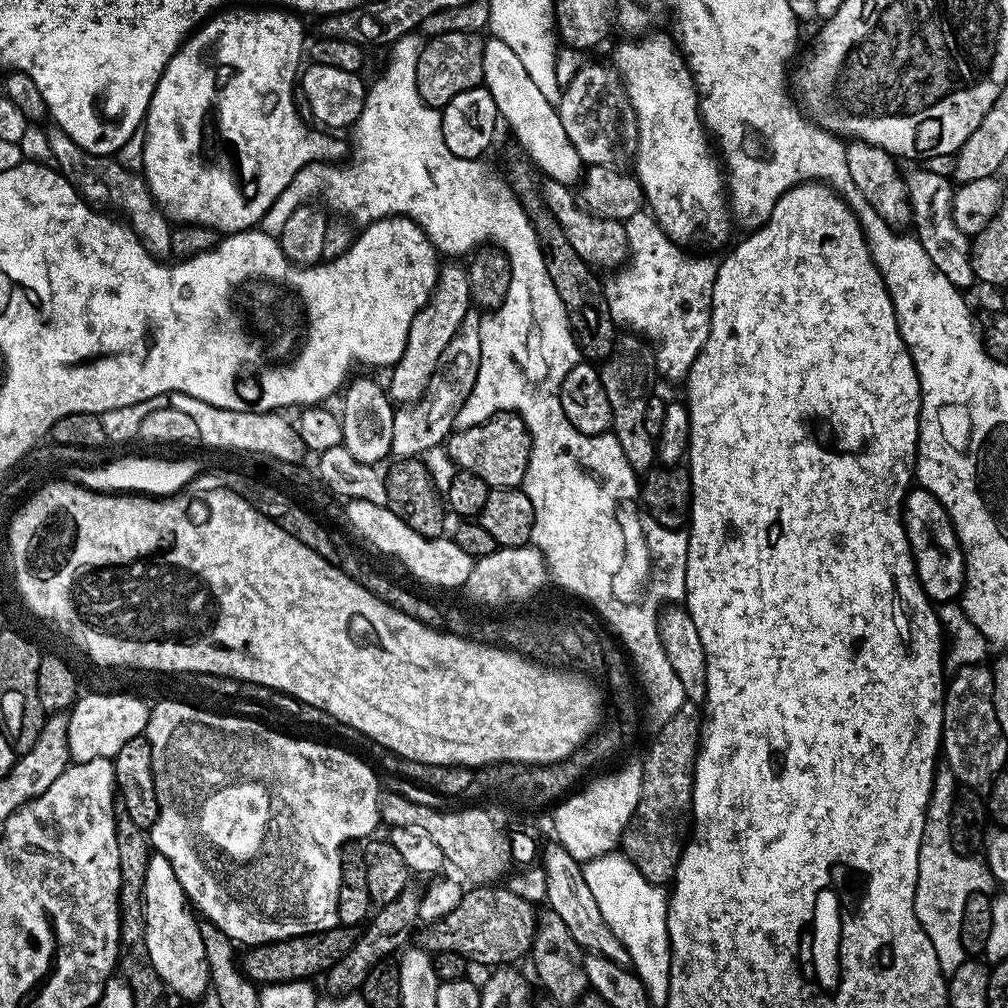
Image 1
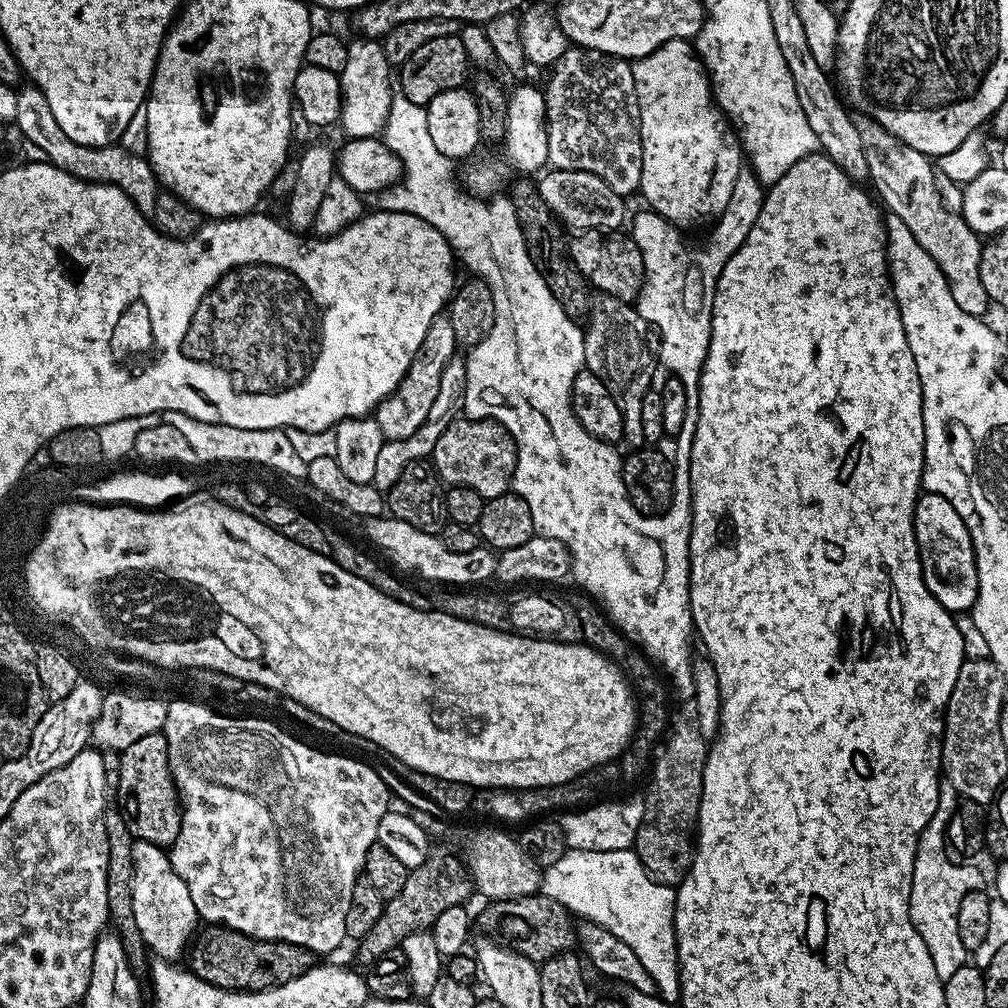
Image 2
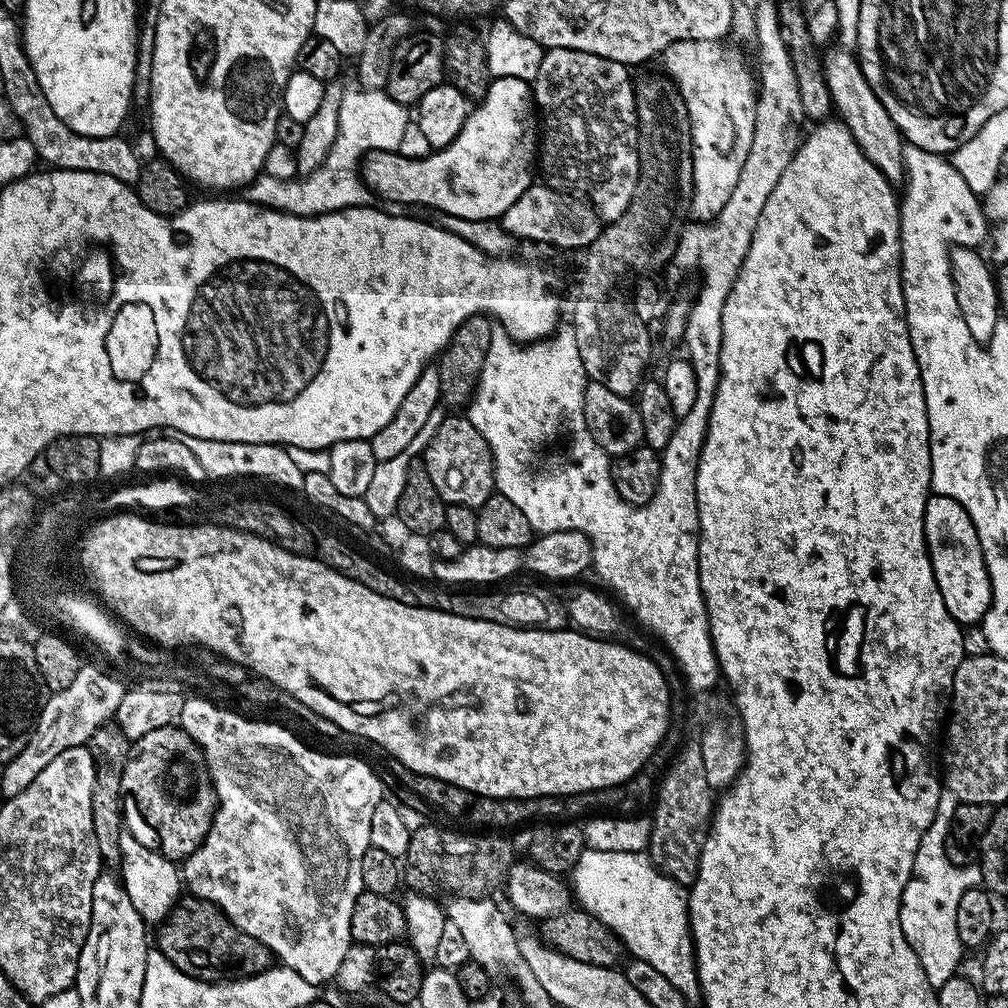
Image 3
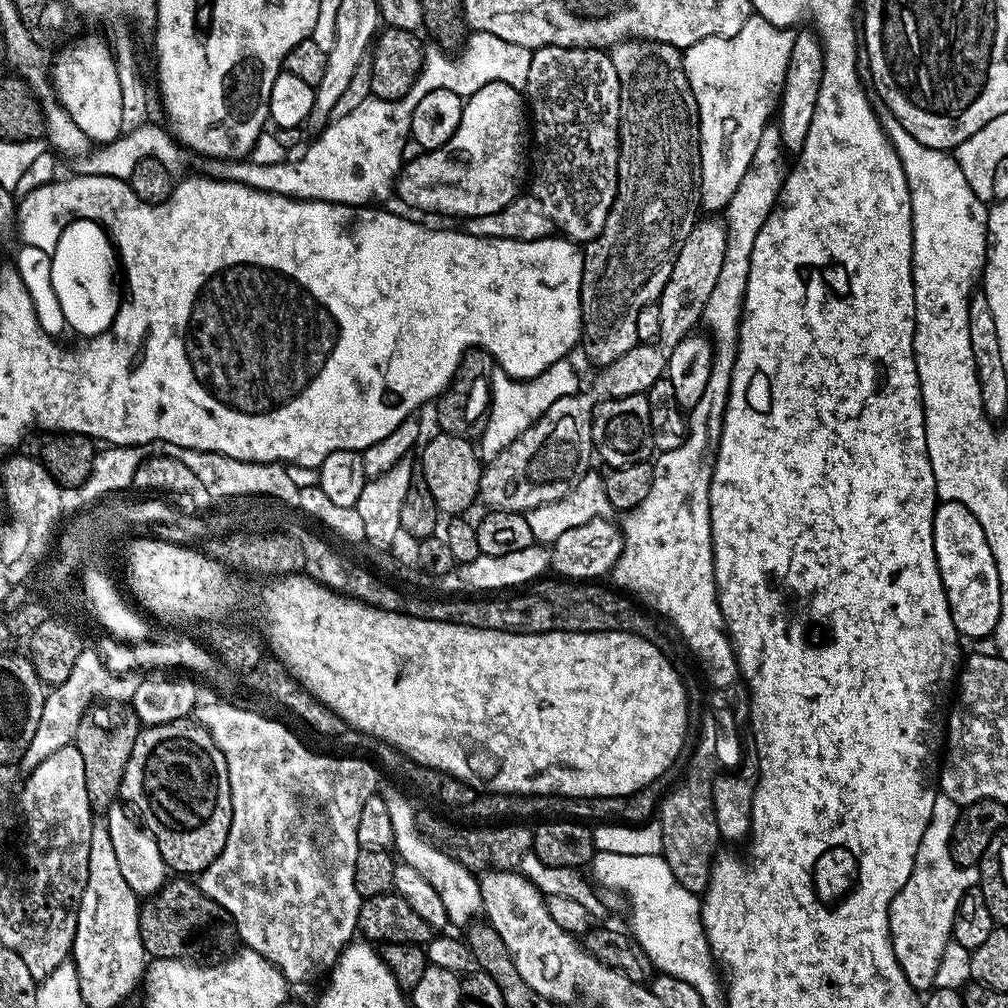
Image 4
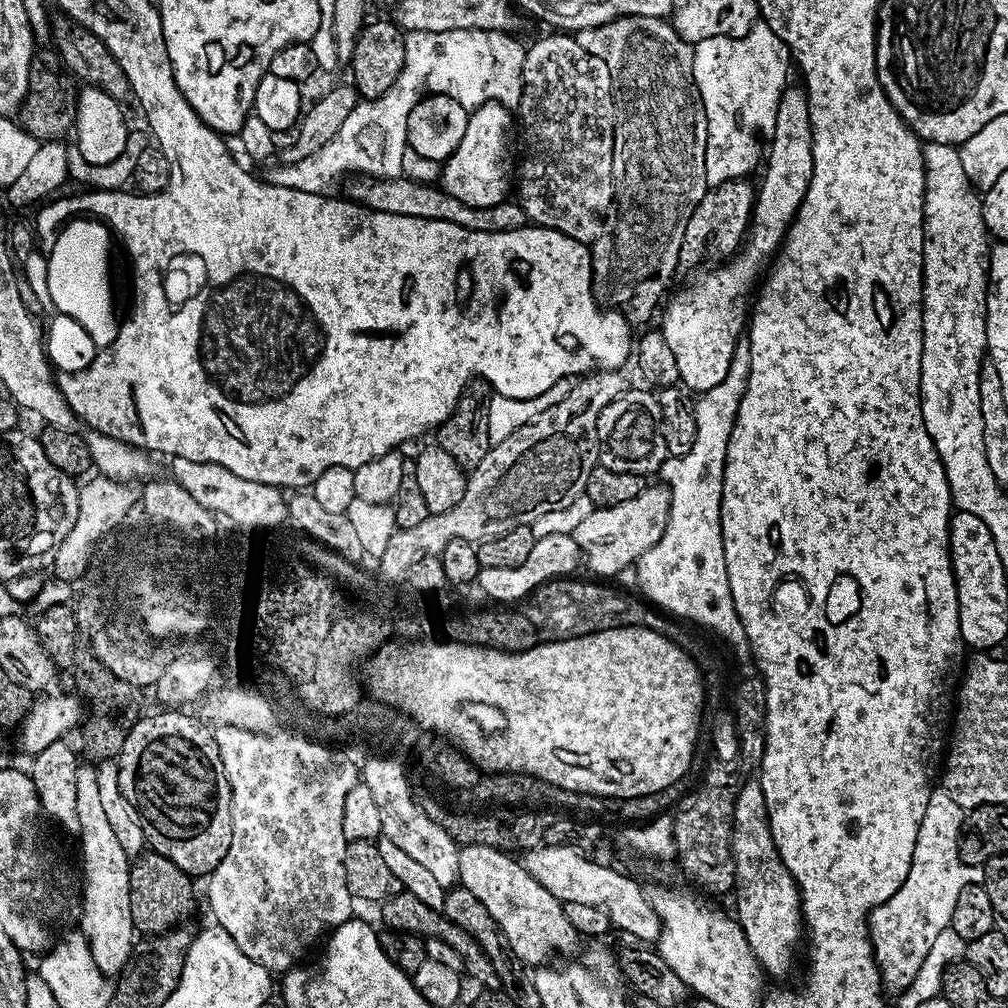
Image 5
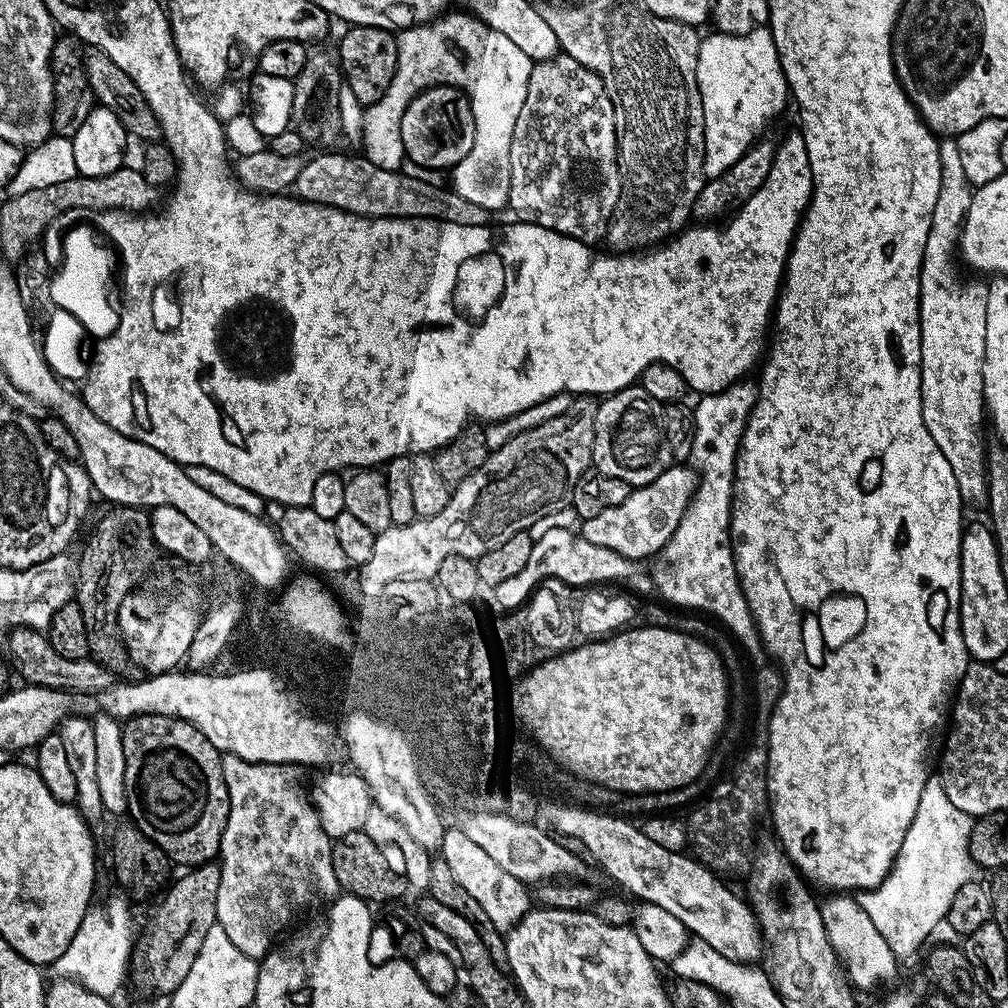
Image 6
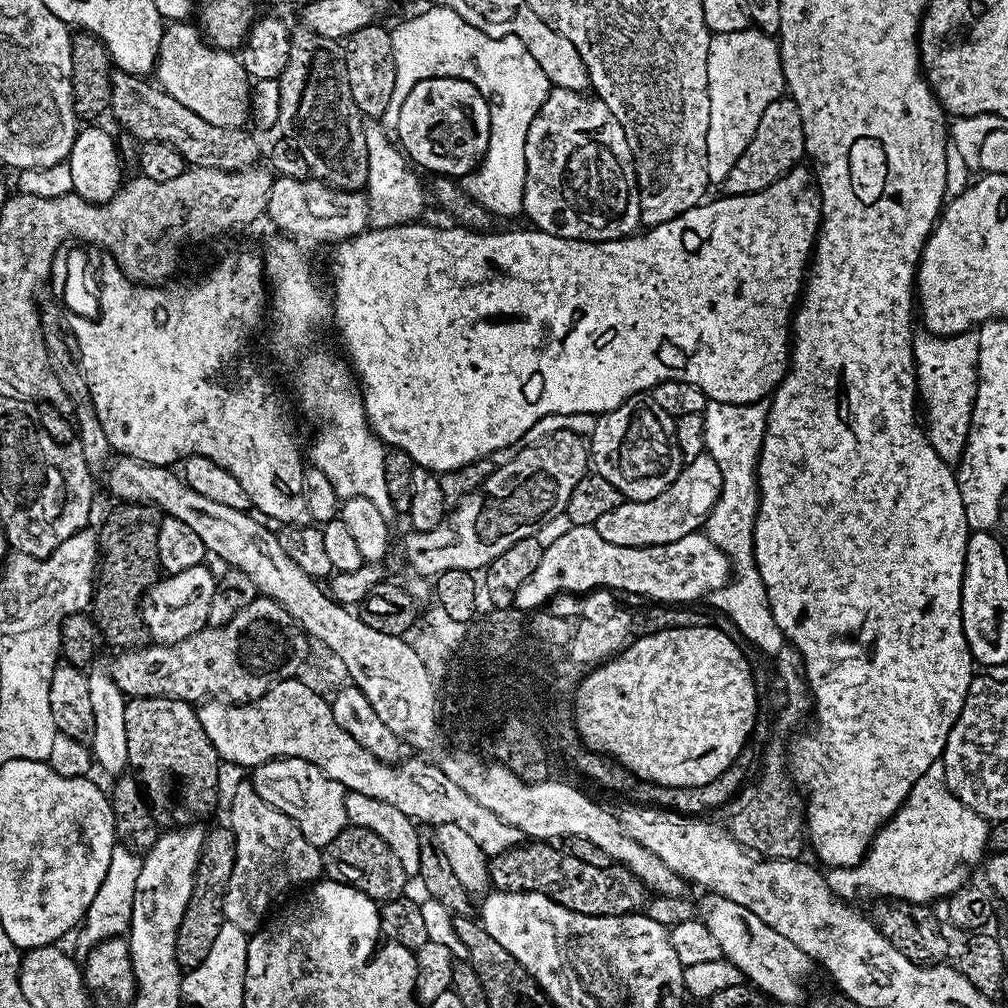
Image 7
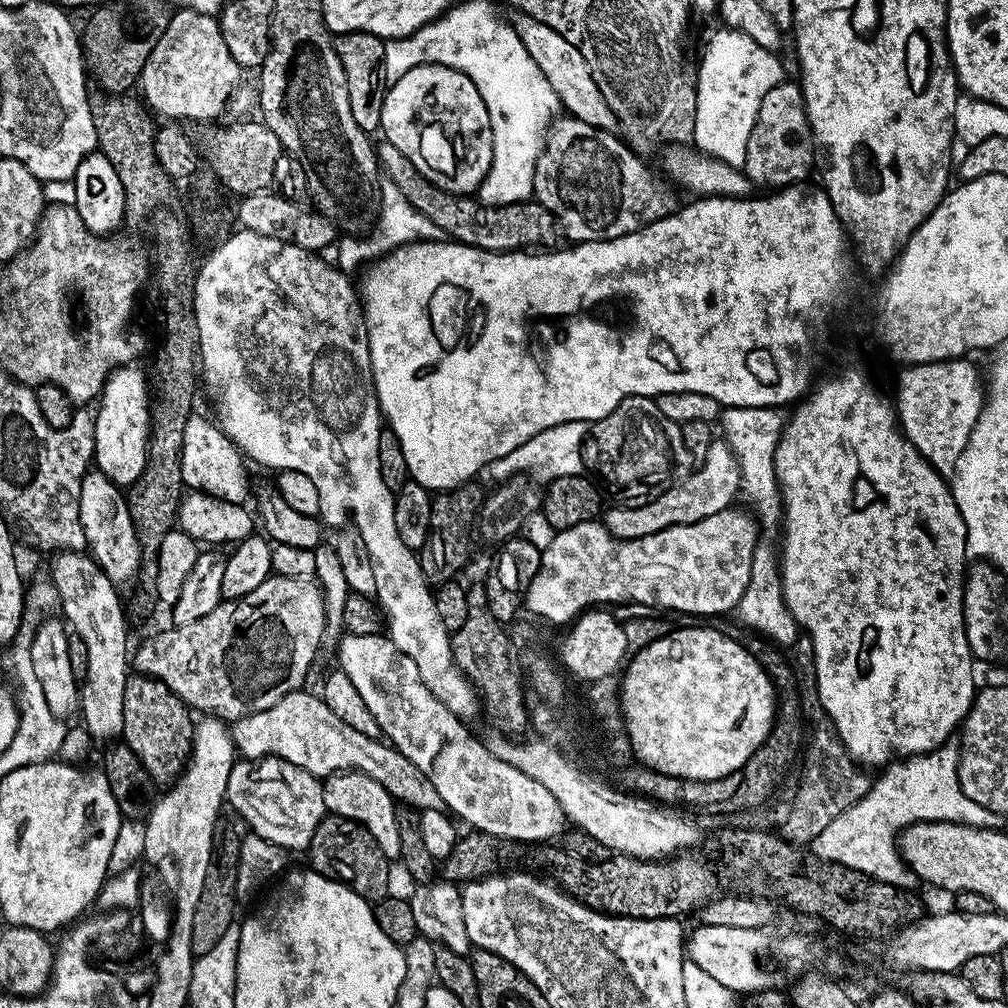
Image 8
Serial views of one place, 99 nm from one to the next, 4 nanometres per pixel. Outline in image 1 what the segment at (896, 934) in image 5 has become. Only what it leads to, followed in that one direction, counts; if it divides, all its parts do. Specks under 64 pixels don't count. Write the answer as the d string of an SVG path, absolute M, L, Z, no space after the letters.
M946 766L937 767L932 783L932 797L924 823L924 837L918 854L918 882L914 894L914 910L922 930L930 932L926 938L934 938L934 950L938 950L938 966L941 972L951 974L962 966L966 953L960 935L962 934L962 910L966 910L966 898L970 888L975 892L991 893L994 881L988 865L972 854L956 852L950 842L950 814L954 806L958 781L956 775Z

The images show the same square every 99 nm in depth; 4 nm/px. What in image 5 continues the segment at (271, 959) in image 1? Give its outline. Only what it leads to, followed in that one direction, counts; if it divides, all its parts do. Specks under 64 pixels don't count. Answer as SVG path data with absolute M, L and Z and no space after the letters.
M151 850L145 851L130 864L130 918L133 929L145 937L159 936L177 927L196 908L193 877L188 876L170 858Z

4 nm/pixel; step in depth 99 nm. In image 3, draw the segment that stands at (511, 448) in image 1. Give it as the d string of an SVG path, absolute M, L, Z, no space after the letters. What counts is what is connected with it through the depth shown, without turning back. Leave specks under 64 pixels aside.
M445 415L442 426L438 426L434 438L424 449L422 459L426 474L430 474L430 482L434 482L445 505L481 508L496 492L496 463L492 461L492 451L467 415Z

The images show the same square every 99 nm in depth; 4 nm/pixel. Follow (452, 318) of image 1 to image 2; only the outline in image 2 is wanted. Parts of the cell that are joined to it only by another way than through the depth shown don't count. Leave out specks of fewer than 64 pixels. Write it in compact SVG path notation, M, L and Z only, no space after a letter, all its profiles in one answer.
M441 314L430 322L430 330L426 330L426 338L422 338L422 346L418 346L418 354L414 354L414 362L410 362L410 370L402 378L402 382L389 396L376 407L374 419L378 422L385 441L405 440L426 422L426 414L434 406L434 398L438 398L438 386L442 382L442 370L457 355L458 345L451 315Z

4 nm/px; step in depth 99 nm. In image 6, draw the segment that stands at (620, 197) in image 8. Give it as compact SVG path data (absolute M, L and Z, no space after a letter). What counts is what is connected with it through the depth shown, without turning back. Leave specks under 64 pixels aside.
M563 54L550 60L542 60L532 65L530 82L526 90L526 102L518 114L518 122L514 126L514 138L510 142L510 194L508 195L508 208L513 212L515 219L522 224L537 224L543 228L554 230L563 236L592 246L595 240L603 241L608 234L608 223L616 209L620 197L620 171L616 161L616 115L612 109L609 94L604 90L604 84L591 67L582 66L574 62L574 58Z

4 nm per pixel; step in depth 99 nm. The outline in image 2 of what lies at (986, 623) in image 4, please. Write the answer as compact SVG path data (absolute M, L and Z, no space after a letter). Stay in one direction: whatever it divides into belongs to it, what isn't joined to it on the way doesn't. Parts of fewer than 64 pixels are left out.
M924 492L916 500L912 515L914 538L920 555L920 565L930 594L942 607L953 614L967 613L978 598L978 566L974 558L974 546L966 522L942 494Z

